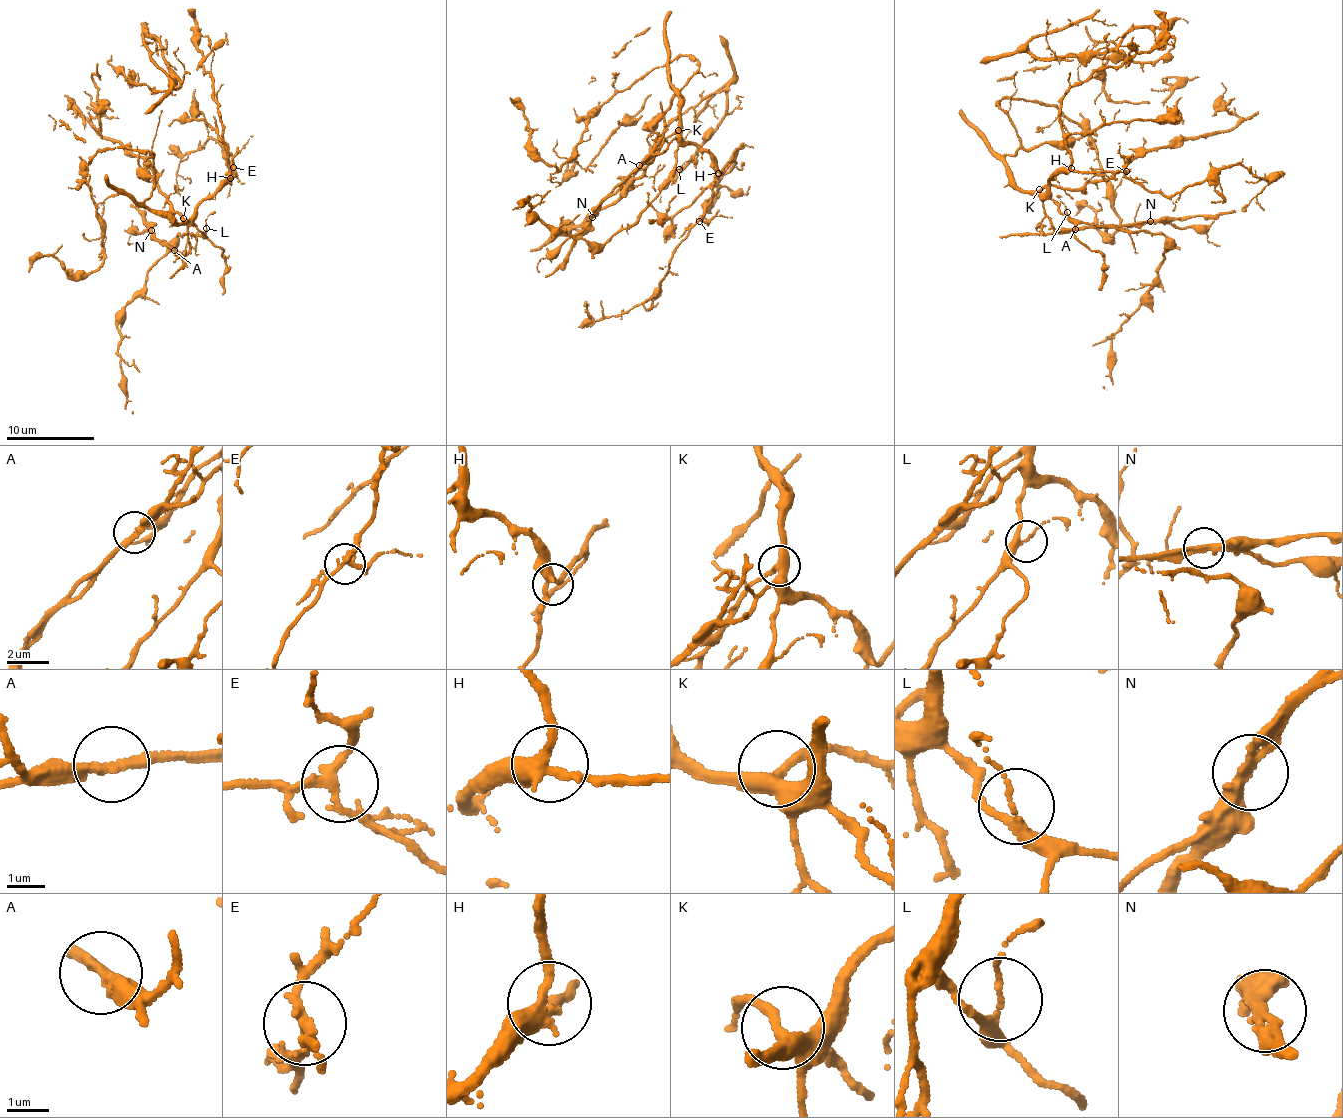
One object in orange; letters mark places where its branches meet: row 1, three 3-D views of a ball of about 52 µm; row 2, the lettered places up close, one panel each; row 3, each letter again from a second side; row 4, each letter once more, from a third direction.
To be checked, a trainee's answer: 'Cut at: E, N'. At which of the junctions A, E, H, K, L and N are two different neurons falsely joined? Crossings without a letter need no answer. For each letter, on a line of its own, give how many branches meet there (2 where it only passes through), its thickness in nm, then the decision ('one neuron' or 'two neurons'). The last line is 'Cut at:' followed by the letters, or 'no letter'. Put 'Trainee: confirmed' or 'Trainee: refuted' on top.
Trainee: refuted
A: branches 2; calibre 260 nm; two neurons
E: branches 3; calibre 200 nm; one neuron
H: branches 3; calibre 280 nm; one neuron
K: branches 3; calibre 360 nm; one neuron
L: branches 3; calibre 160 nm; one neuron
N: branches 2; calibre 280 nm; two neurons
Cut at: A, N

